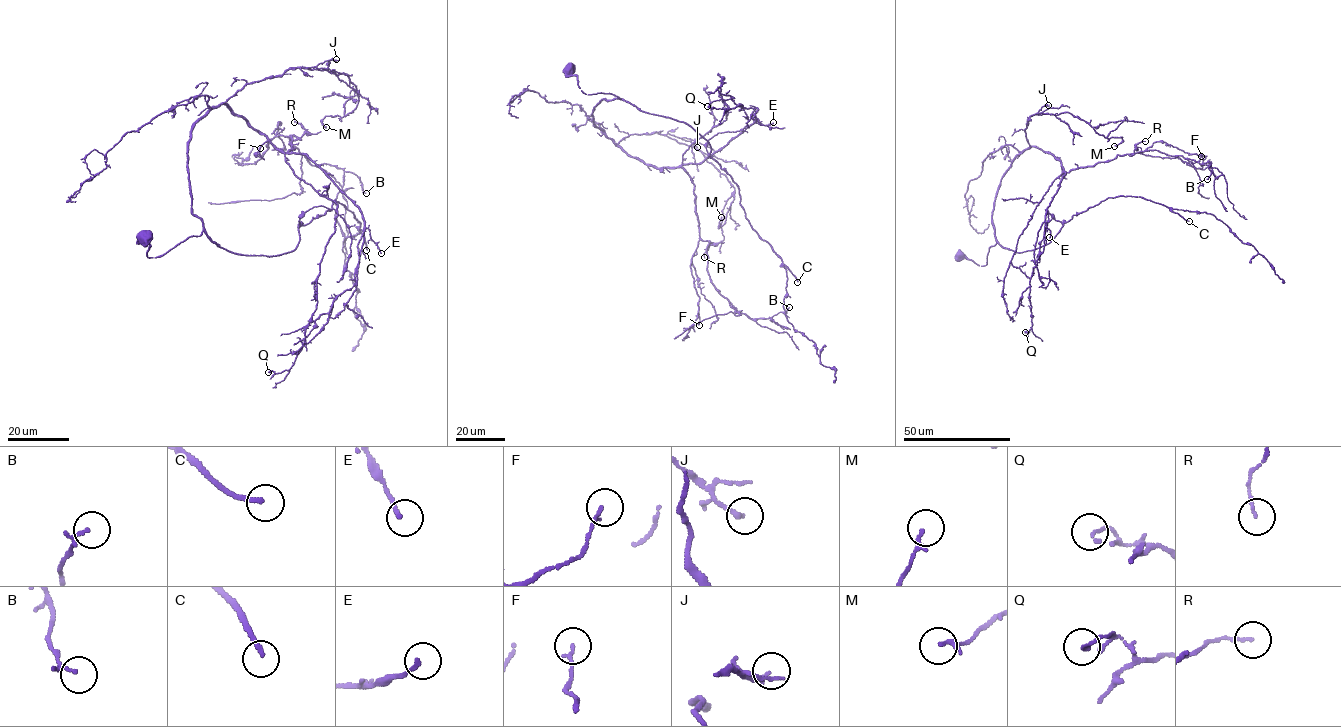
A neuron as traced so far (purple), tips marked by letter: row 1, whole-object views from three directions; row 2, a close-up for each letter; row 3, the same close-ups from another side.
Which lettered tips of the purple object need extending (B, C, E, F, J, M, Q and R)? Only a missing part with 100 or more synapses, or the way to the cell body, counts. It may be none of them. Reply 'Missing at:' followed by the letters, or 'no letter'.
Missing at: C

